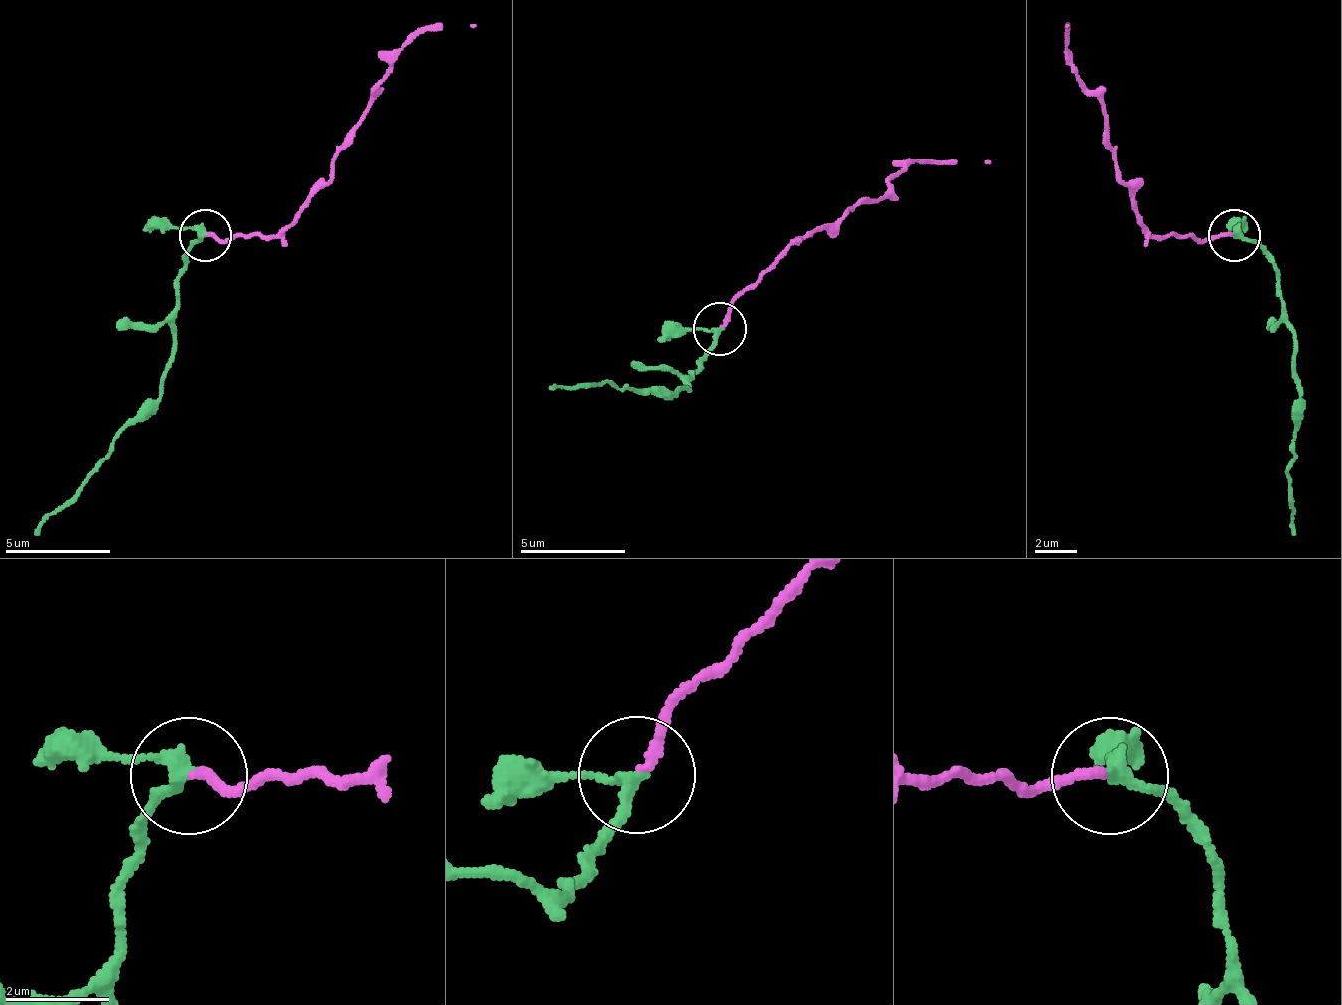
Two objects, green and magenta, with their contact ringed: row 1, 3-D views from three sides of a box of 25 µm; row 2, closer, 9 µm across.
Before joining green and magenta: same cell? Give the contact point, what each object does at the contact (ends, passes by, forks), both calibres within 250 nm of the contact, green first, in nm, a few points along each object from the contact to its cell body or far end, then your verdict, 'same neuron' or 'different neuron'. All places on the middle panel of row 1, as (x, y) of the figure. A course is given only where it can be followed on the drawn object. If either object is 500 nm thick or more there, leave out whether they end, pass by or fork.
(720, 328) | green passes by | magenta ends | 220/190 nm | green via (721, 327), (689, 390), (674, 395), (616, 385), (548, 390) | magenta via (721, 327), (789, 248), (842, 212), (878, 201), (910, 164), (989, 159) | same neuron

